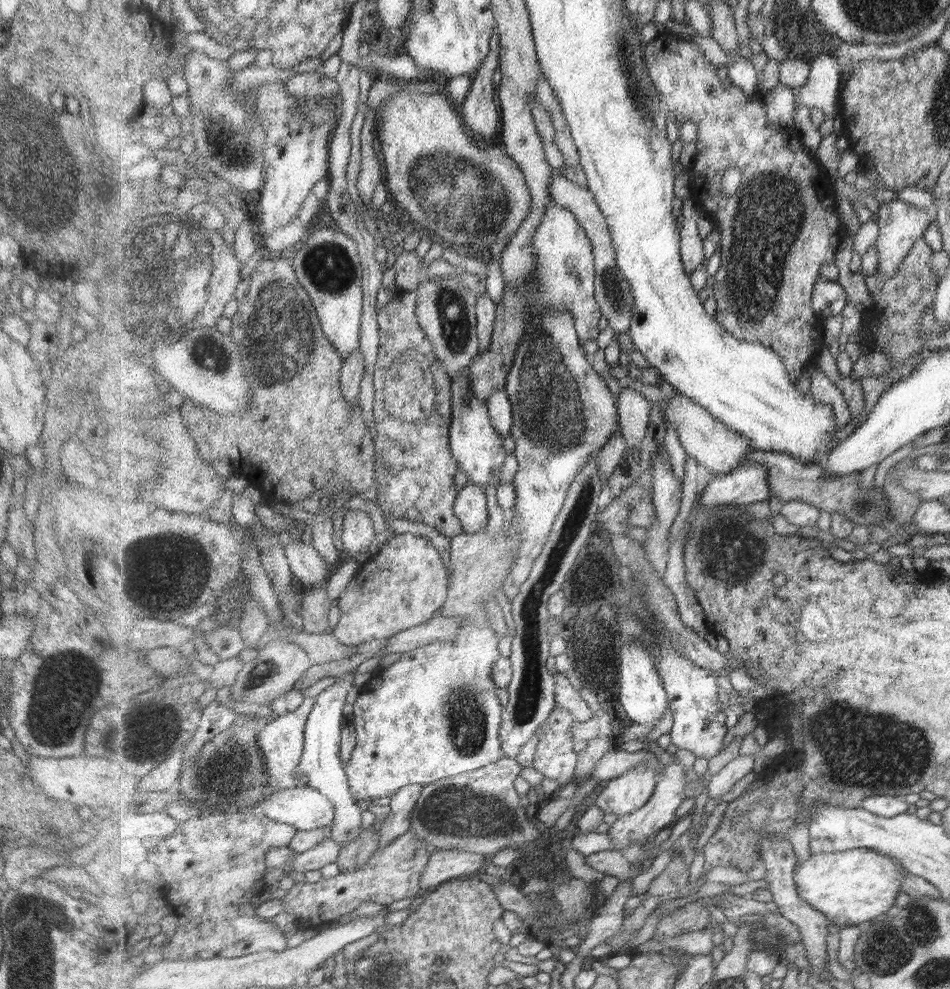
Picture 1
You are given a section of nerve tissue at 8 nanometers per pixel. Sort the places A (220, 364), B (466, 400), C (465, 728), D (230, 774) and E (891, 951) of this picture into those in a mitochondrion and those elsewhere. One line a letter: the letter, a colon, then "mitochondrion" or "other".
A: mitochondrion
B: mitochondrion
C: mitochondrion
D: mitochondrion
E: mitochondrion

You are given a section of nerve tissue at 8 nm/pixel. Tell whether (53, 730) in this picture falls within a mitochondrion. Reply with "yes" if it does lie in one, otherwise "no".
yes

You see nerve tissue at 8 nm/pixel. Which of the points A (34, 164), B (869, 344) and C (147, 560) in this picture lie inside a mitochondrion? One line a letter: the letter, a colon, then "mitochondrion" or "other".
A: mitochondrion
B: other
C: mitochondrion

